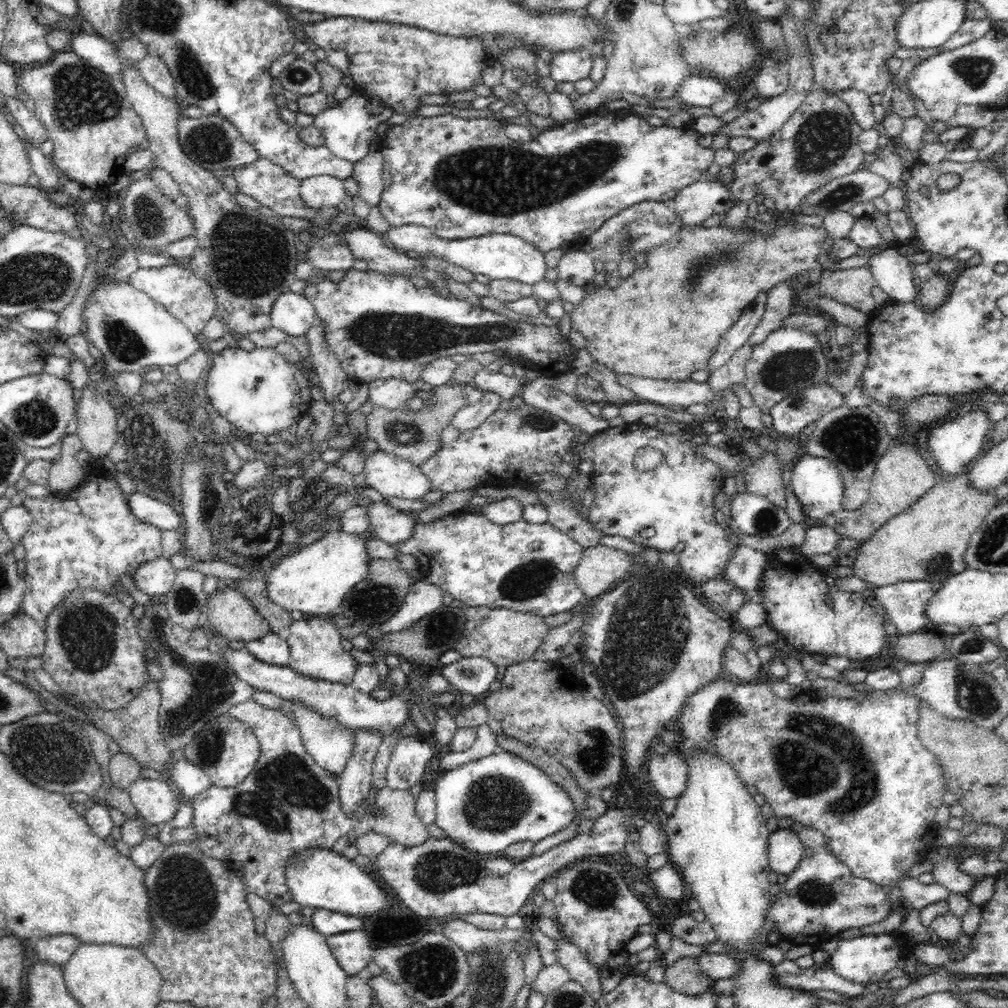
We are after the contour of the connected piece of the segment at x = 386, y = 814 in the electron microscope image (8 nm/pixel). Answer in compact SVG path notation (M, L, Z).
M387 784L375 795L376 821L372 832L386 836L391 842L414 847L431 838L427 826L416 812L416 799L409 790L396 790Z

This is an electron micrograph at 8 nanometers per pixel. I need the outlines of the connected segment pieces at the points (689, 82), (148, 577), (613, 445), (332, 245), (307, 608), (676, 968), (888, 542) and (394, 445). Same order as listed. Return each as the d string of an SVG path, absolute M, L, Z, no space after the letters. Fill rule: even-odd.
M694 75L680 84L674 96L681 98L687 105L711 107L726 94L727 89L728 86L720 84L720 81Z
M160 556L140 566L134 576L134 582L144 594L161 600L170 590L176 571L169 559Z
M641 421L590 435L576 454L580 460L590 460L593 464L591 484L596 498L589 508L588 516L595 523L595 528L602 530L604 535L624 536L636 544L658 551L677 551L680 556L678 562L682 564L680 570L697 582L710 580L722 572L732 551L727 540L728 531L723 523L717 524L714 518L713 498L722 490L722 484L728 480L728 476L715 461L696 452L696 444L683 439L681 432L666 435ZM644 446L654 446L662 452L662 462L650 472L638 472L634 468L634 457Z
M340 231L338 236L330 234L318 238L318 242L314 242L305 250L304 260L308 260L313 268L326 270L326 272L352 269L355 260L348 247L343 246L343 242L341 242L342 233L343 231Z
M329 532L314 543L286 556L266 575L268 598L284 610L302 612L305 617L327 617L338 611L348 591L366 578L370 557L364 550L365 541L356 533Z
M687 957L666 968L665 981L676 992L696 995L704 992L713 979L704 974L699 958Z
M968 471L939 478L933 488L920 497L911 507L898 516L883 524L870 539L859 544L857 558L854 560L852 572L861 578L867 586L890 586L902 581L928 581L934 584L935 591L943 586L952 575L966 571L964 551L970 537L988 516L990 509L998 505L994 490L978 490L971 484L971 474Z
M445 385L430 390L434 396L427 406L419 412L410 409L388 409L375 407L367 415L367 436L378 444L380 450L398 455L416 467L426 462L439 451L441 432L448 427L464 406L469 407L468 397L462 385Z

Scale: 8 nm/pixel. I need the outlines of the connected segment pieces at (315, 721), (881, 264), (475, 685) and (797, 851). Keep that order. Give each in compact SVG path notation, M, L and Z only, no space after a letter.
M283 700L280 712L296 723L296 728L300 731L301 744L304 746L305 754L312 755L317 766L320 766L327 774L332 775L339 782L348 762L350 762L350 758L352 758L352 754L354 754L354 748L356 748L356 730L340 723L336 717L326 717L316 708L303 706L301 702Z
M887 244L873 251L867 263L876 284L888 294L890 300L900 303L914 302L918 285L912 277L909 260L907 254L901 253L898 244Z
M460 657L456 662L443 666L441 673L456 693L468 692L478 699L489 694L490 684L500 678L501 669L486 658Z
M778 828L771 832L768 846L770 871L788 875L800 864L805 847L794 830Z

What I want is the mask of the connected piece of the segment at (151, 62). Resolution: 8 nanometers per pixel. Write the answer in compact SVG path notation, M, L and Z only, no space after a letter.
M147 54L138 62L140 76L156 89L156 92L175 100L175 78L170 74L167 64L155 54Z

